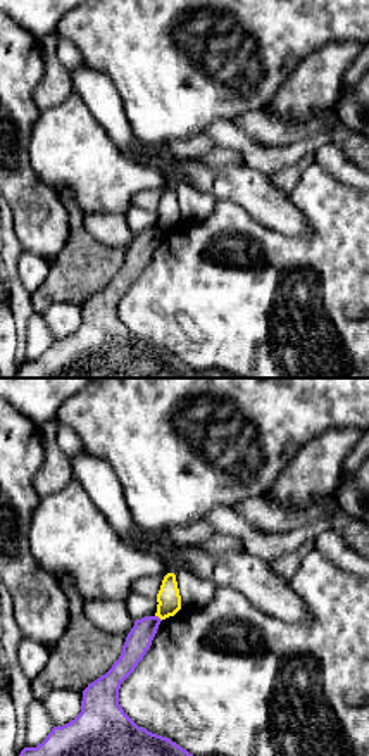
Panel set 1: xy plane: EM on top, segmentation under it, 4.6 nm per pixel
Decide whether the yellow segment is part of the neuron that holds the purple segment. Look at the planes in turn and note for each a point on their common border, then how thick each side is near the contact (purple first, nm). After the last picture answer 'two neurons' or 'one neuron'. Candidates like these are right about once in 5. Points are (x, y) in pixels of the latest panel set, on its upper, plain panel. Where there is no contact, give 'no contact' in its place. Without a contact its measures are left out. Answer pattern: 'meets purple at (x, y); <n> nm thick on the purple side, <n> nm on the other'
meets purple at (159, 232); 120 nm thick on the purple side, 110 nm on the other

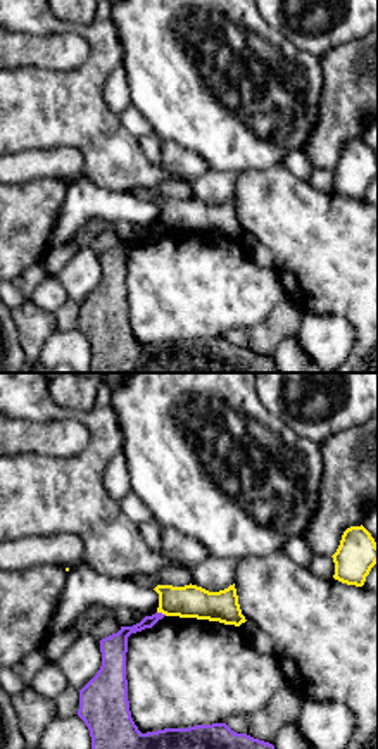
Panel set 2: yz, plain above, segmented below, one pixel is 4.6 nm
meets purple at (161, 226); 100 nm thick on the purple side, 160 nm on the other

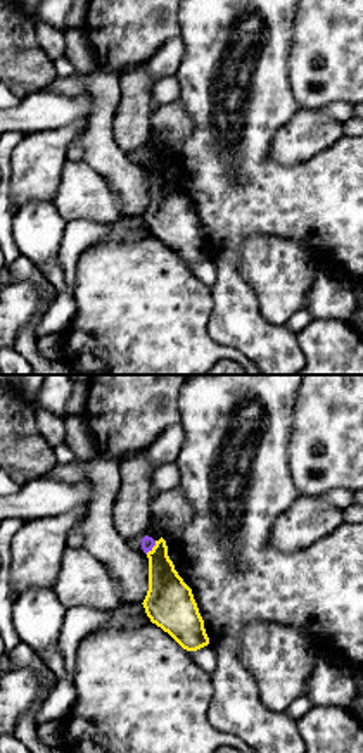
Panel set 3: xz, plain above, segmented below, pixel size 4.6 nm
meets purple at (151, 161); 60 nm thick on the purple side, 200 nm on the other

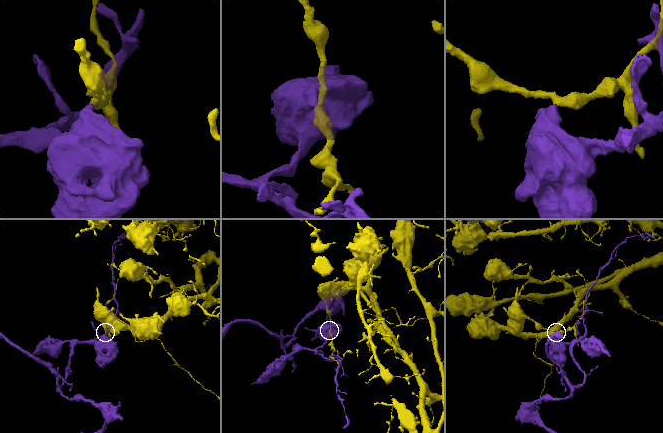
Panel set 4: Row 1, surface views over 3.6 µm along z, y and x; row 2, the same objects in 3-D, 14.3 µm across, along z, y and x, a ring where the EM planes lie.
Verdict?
two neurons

